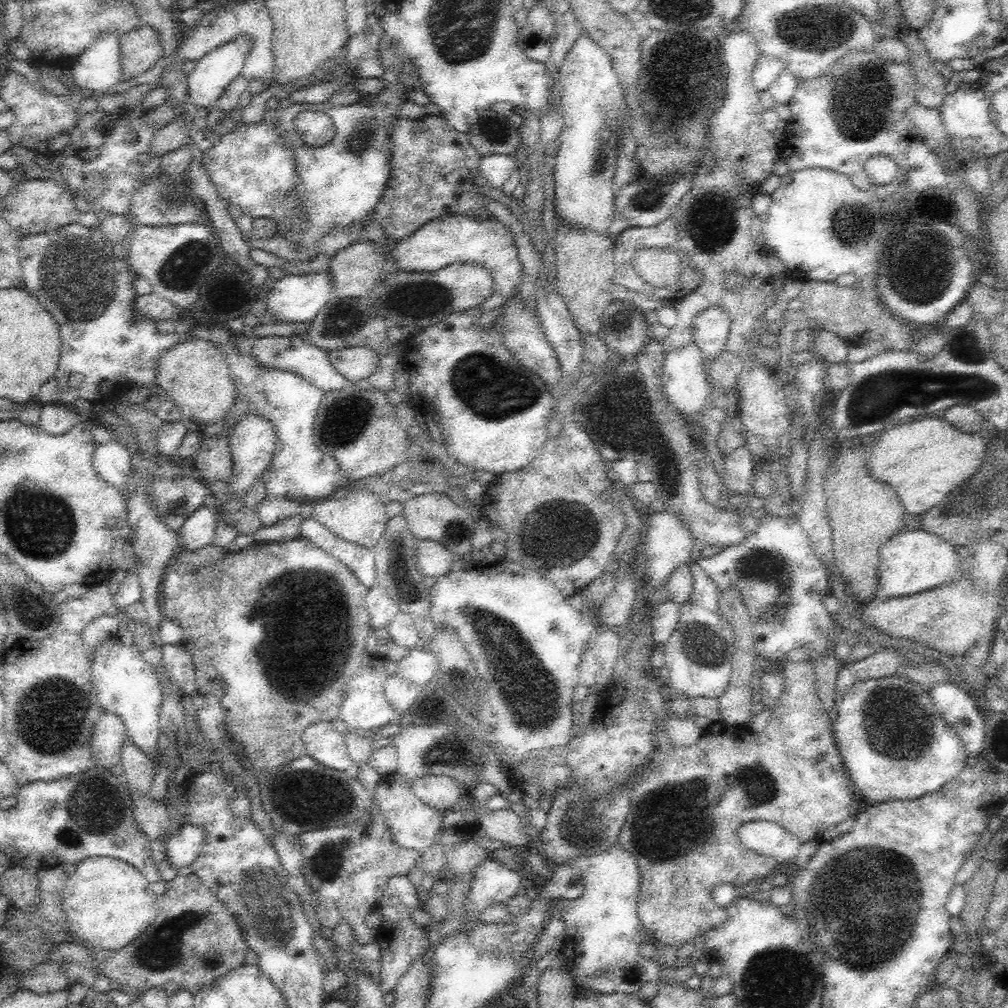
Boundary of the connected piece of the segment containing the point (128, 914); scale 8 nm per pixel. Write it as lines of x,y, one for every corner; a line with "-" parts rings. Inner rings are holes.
109,856
82,859
63,887
62,908
66,913
68,930
92,947
113,951
125,947
134,939
141,938
153,918
158,918
158,912
162,912
162,898
157,898
148,886
150,883
146,877
123,860

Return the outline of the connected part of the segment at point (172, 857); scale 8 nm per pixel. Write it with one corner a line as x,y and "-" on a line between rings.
185,824
168,837
165,844
167,862
178,869
190,866
201,853
204,843
203,828

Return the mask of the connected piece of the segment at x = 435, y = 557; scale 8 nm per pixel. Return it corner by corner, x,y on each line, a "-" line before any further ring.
416,540
416,567
424,576
441,577
455,560
450,549
433,540

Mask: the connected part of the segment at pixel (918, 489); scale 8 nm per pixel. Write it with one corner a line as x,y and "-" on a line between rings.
924,418
882,432
869,445
866,464
874,480
898,492
899,501
912,520
934,508
956,486
970,480
981,467
990,438
982,433
966,434
942,418

